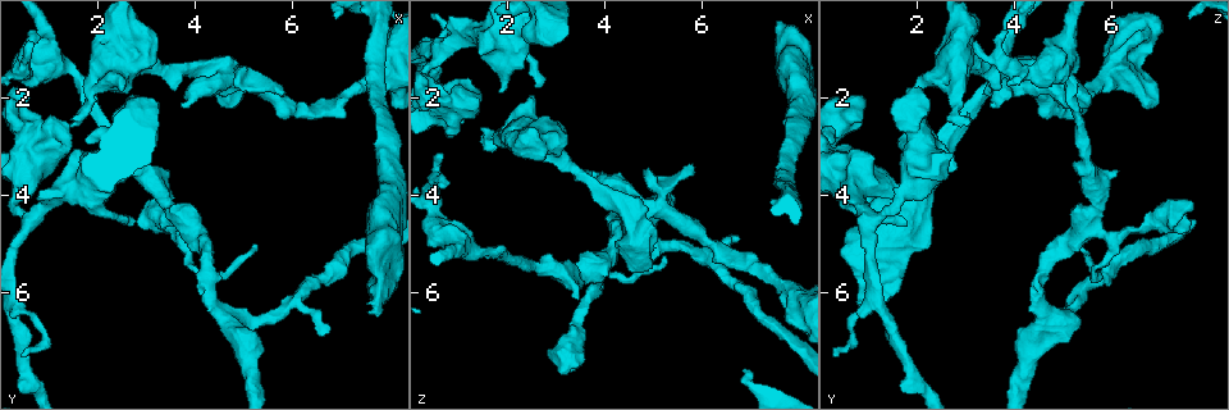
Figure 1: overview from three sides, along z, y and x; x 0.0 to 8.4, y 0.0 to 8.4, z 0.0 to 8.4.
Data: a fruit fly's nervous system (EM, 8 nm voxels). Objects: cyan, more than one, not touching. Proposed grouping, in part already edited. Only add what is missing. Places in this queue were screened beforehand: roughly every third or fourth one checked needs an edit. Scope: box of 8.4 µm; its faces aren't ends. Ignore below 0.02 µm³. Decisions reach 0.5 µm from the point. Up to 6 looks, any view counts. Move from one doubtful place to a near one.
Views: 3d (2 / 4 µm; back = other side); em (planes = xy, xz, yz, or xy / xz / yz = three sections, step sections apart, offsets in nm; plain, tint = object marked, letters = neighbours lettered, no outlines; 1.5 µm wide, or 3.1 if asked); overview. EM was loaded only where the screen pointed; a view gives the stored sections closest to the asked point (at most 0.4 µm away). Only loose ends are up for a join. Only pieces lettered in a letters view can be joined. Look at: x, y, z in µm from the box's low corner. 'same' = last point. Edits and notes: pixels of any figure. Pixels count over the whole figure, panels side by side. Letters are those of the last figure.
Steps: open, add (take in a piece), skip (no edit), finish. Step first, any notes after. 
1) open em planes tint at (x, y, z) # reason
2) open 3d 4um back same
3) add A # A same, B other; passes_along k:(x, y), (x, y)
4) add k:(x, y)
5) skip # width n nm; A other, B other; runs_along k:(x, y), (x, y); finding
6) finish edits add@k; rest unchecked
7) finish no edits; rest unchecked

open em yz step 4 letters at (3.75, 2.20, 3.55) # stops while still wide

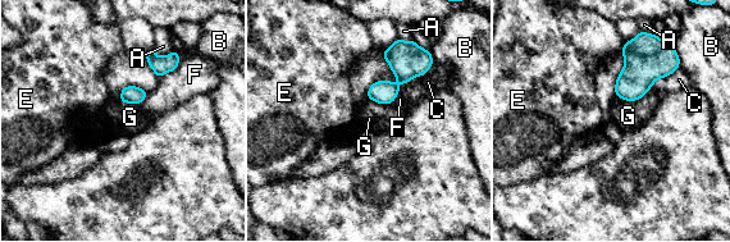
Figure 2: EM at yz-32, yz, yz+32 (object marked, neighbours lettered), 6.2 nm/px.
open em planes letters same

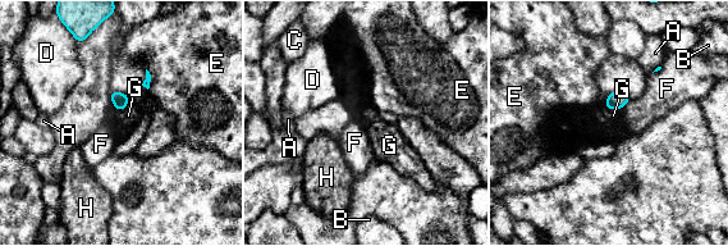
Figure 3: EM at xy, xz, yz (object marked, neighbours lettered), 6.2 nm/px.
skip # A other, B other, C other, D other, E other, F other, G other, H other; border 3:(631, 100), (618, 109); none of them fits

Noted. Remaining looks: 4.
open 3d 2um at (2.45, 1.90, 1.95) # branch stops here

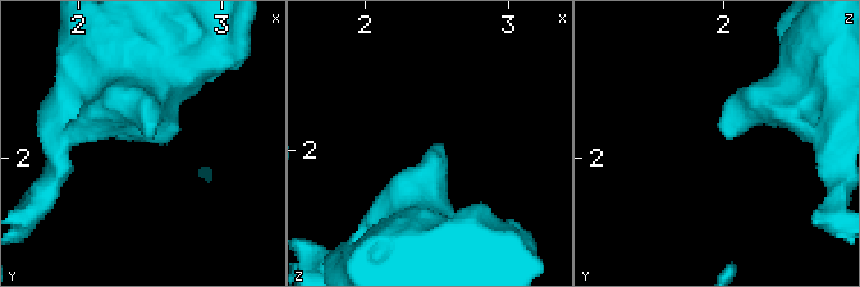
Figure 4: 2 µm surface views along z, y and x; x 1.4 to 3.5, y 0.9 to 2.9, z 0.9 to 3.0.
open em xz step 4 letters at (2.52, 1.84, 1.98)

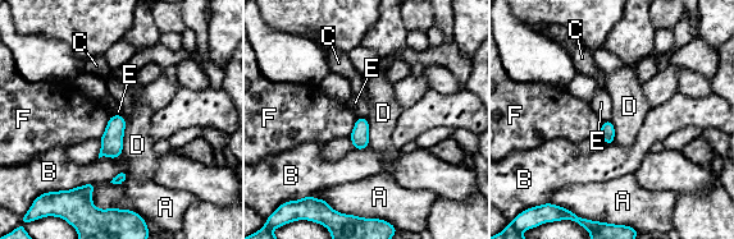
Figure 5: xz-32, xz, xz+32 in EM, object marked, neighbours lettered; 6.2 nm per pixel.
skip # A other, B other, C other, D other, E other, F other; border 5:(122, 115), (124, 120), (123, 151); none of them fits

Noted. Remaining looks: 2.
open 3d 4um at (5.30, 5.05, 5.25) # thin end

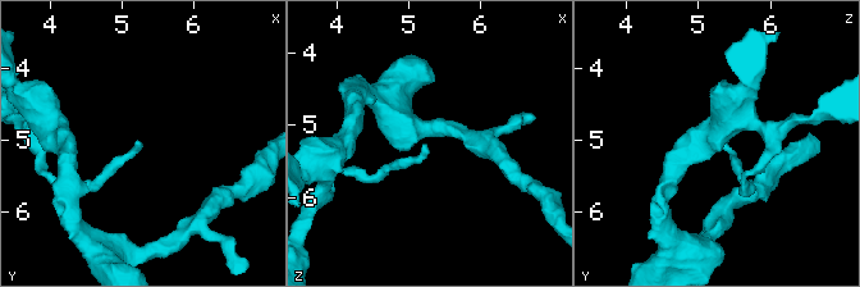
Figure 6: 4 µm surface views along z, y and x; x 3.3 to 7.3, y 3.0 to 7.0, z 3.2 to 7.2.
open em planes letters at (5.20, 5.10, 5.30)

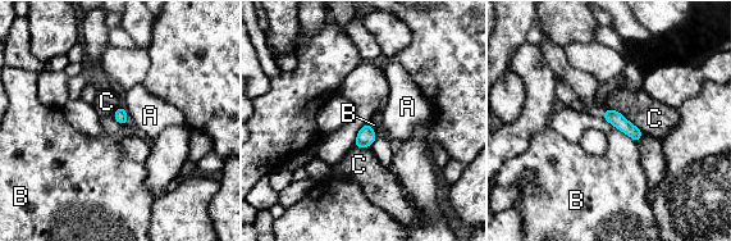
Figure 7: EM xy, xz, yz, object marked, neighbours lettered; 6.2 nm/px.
add A # longest_contact C 280 nm; A same, B other, C other; passes_along 7:(120, 116), (126, 114), (150, 116); the neuron continues

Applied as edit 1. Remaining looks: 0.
finish edits add@7; rest unchecked

